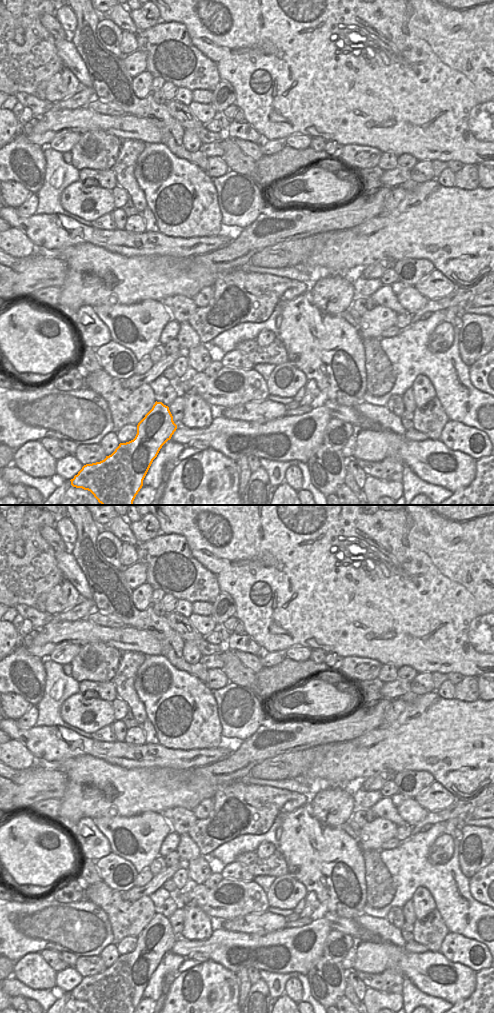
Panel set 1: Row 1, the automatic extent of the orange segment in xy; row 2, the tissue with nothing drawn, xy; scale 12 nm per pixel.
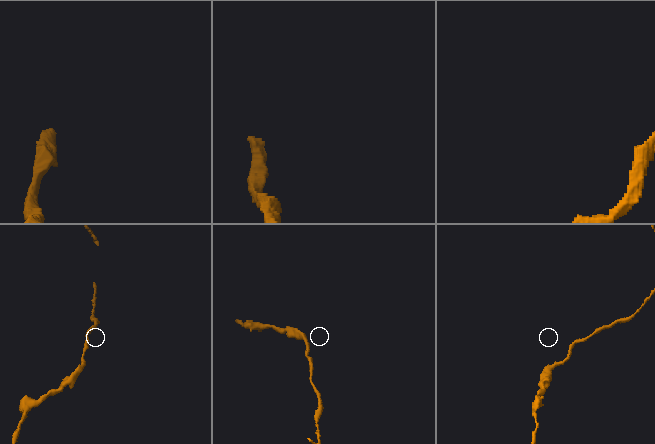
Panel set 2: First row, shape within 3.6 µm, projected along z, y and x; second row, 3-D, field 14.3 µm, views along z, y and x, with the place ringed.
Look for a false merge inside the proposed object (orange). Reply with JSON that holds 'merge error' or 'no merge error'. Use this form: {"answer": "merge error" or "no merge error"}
{"answer": "merge error"}

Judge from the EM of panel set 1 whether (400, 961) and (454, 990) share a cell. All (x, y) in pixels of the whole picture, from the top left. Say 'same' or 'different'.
same

